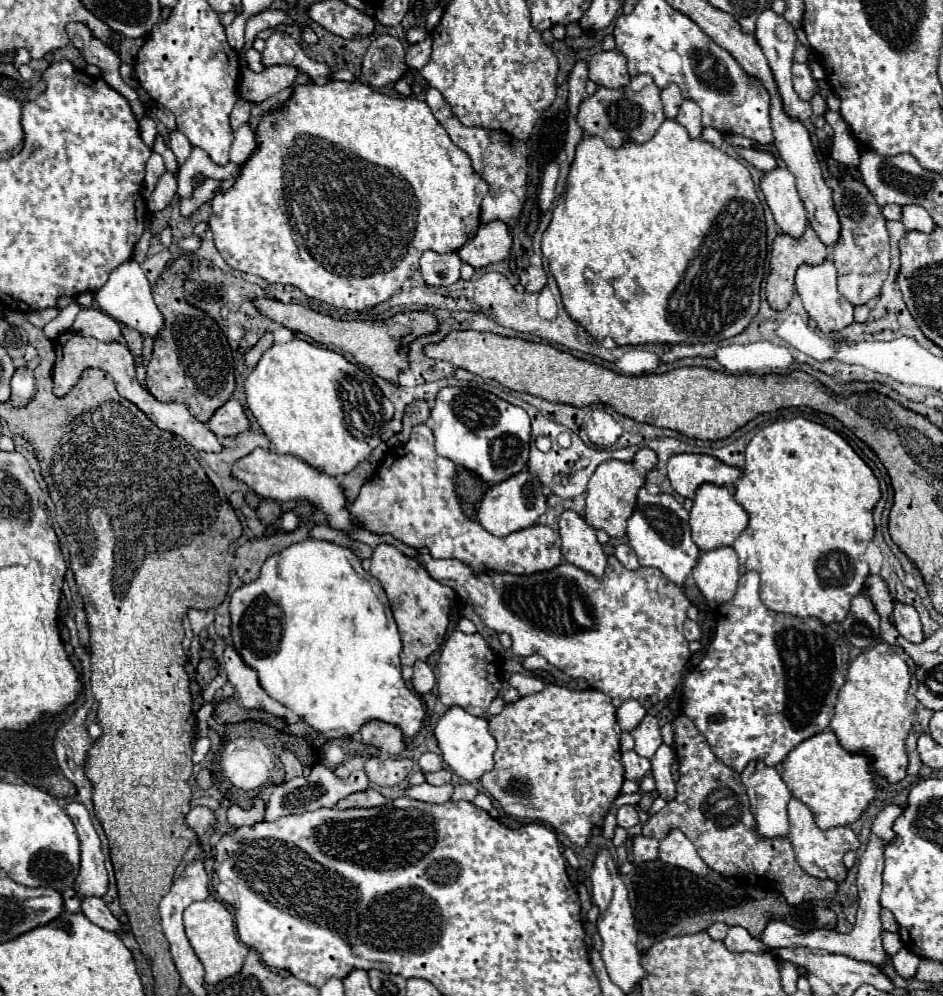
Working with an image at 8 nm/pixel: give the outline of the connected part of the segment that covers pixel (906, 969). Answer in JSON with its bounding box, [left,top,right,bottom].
[892,948,920,978]

